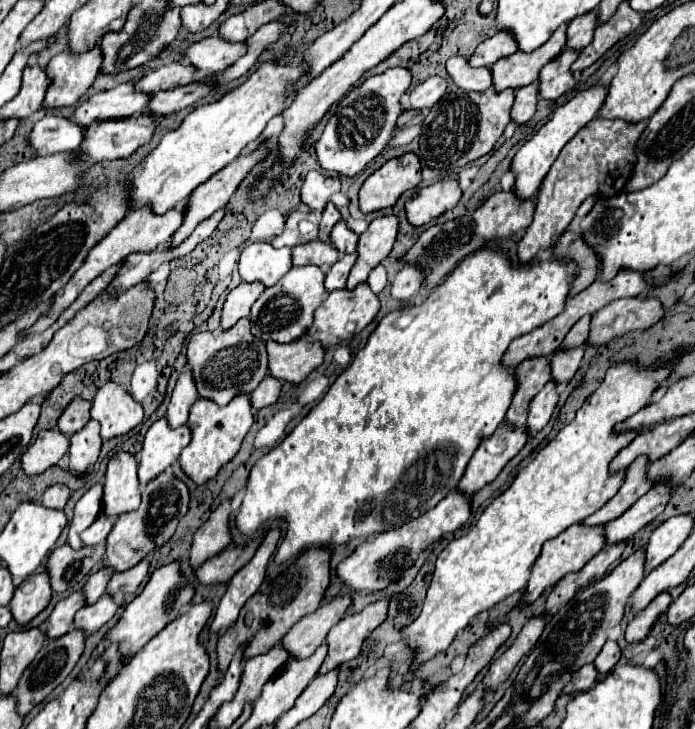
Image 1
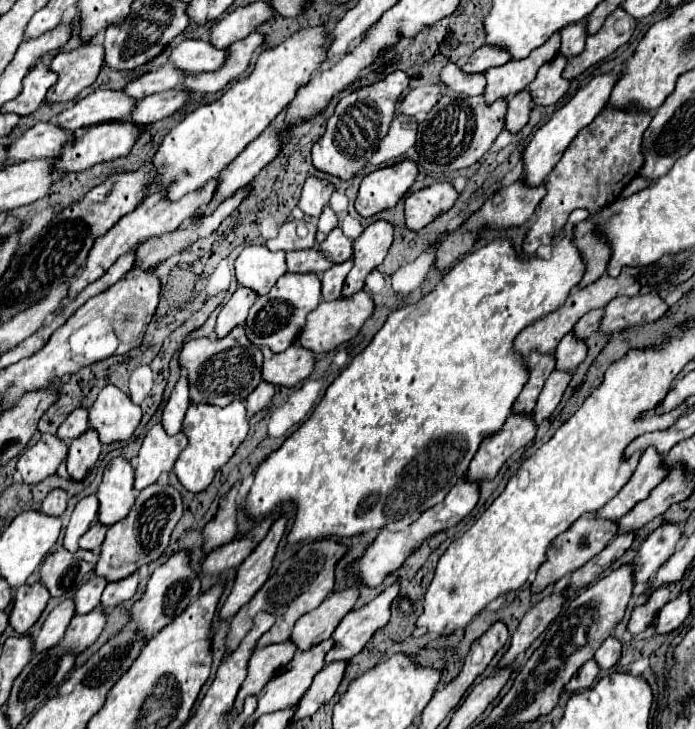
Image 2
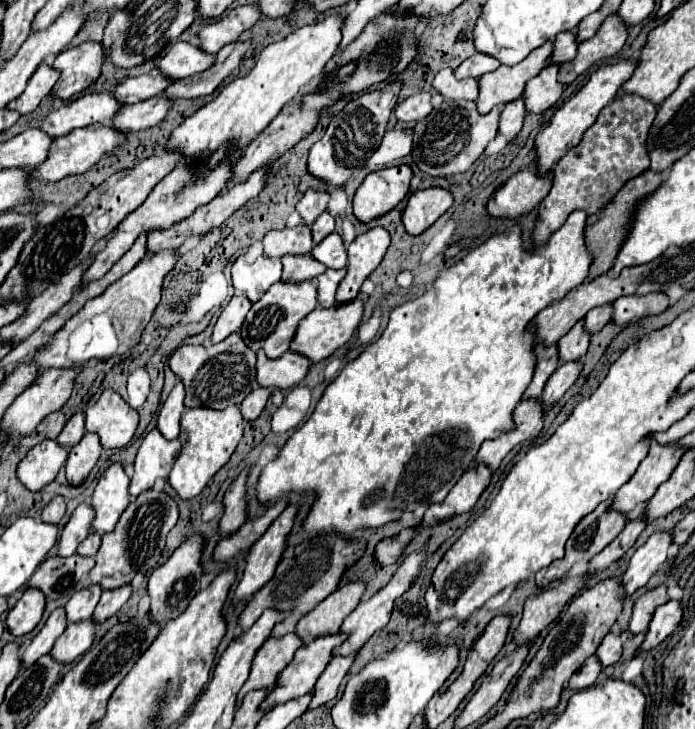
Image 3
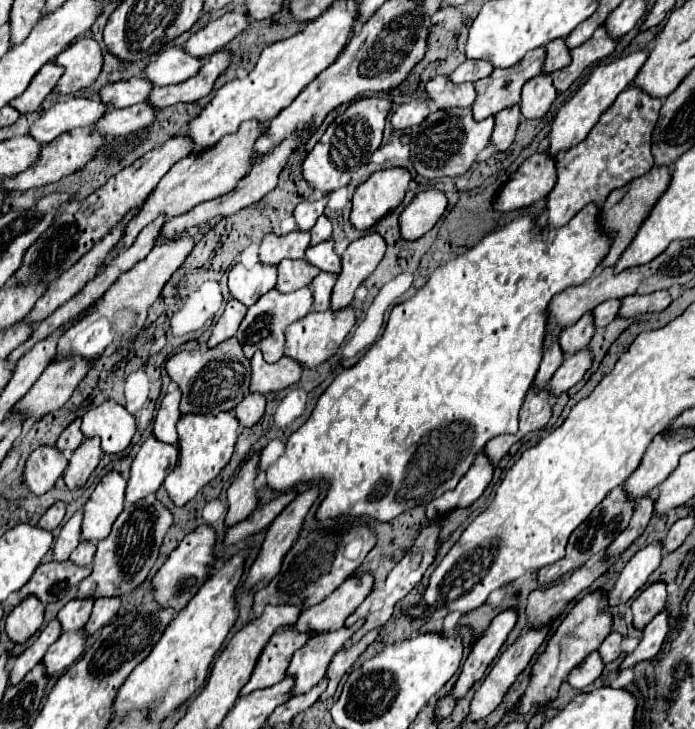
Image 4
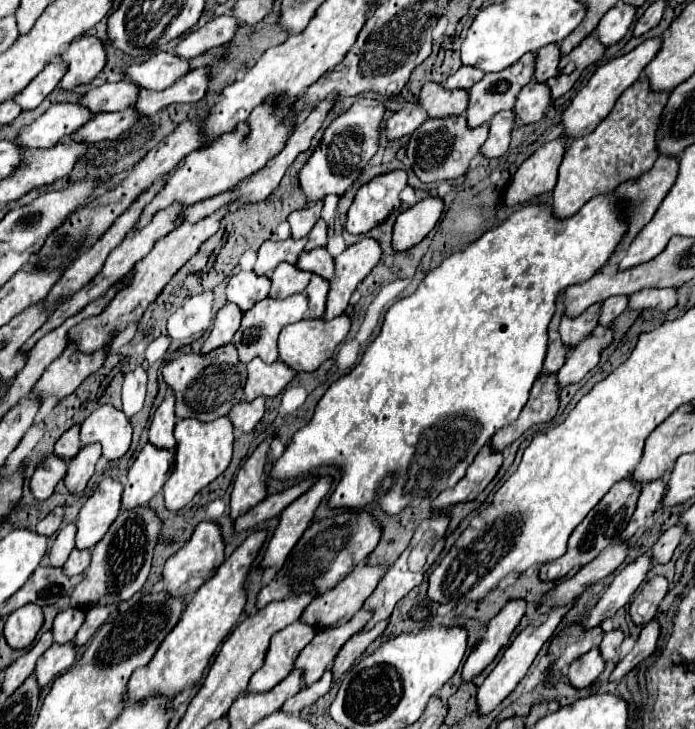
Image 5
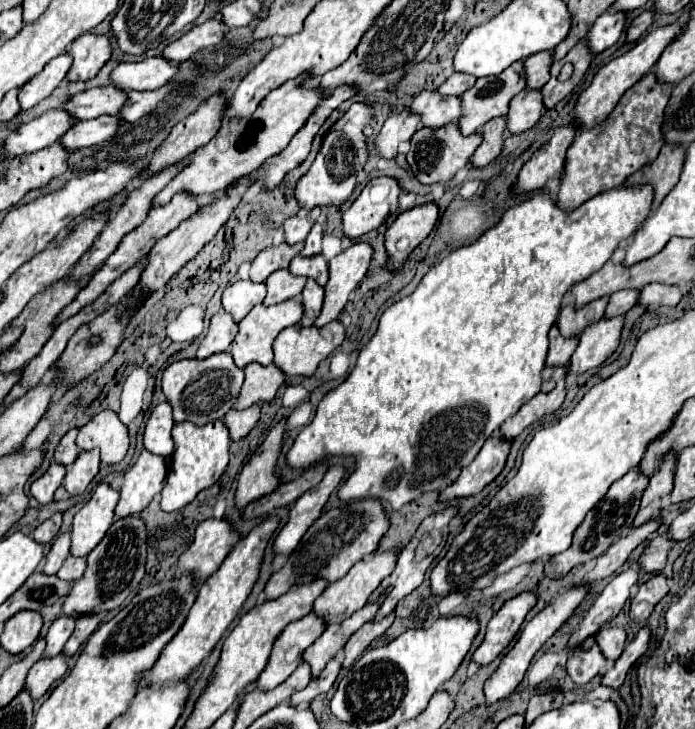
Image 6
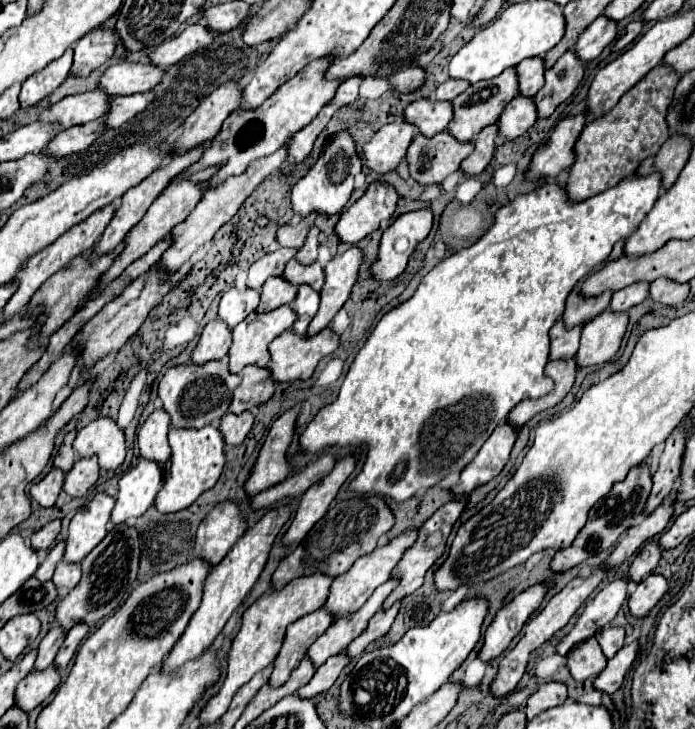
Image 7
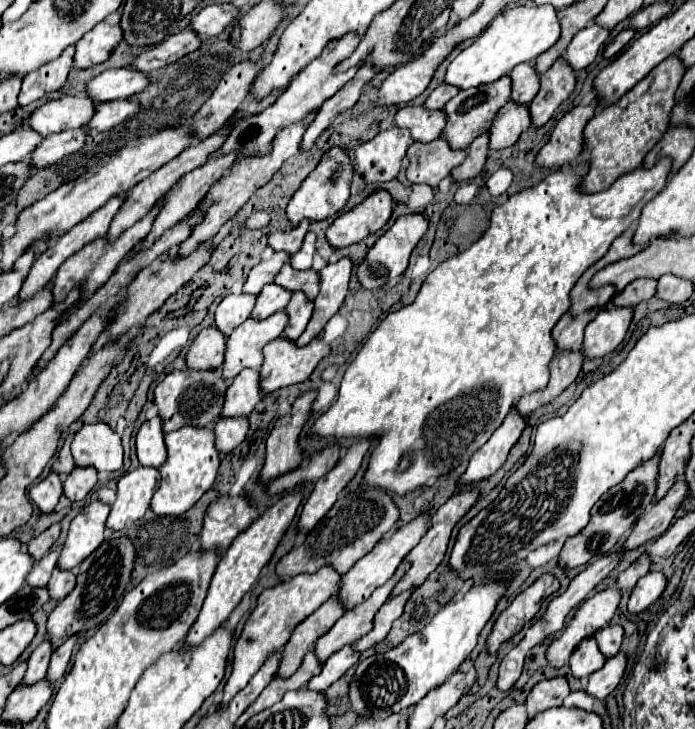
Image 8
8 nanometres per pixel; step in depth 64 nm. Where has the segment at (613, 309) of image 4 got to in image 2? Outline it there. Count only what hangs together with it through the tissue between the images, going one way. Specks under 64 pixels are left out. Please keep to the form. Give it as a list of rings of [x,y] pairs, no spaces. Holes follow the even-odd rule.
[[[592,310],[592,312],[584,314],[584,316],[576,322],[576,326],[574,326],[574,330],[572,330],[574,338],[576,338],[576,340],[586,340],[592,332],[596,332],[596,330],[598,330],[598,320],[600,320],[600,316],[602,316],[602,310]]]

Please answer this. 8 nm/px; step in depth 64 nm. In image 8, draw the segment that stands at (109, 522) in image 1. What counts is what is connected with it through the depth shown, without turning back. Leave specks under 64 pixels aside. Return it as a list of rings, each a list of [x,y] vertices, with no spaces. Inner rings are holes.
[[[56,568],[52,572],[52,578],[48,582],[48,590],[52,594],[54,600],[62,600],[64,596],[68,596],[76,586],[76,574],[74,570],[60,570]]]

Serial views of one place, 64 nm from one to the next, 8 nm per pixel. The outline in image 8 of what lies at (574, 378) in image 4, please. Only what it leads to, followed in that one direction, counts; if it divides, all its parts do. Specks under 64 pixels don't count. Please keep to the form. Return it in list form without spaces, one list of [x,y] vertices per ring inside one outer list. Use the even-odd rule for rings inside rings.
[[[604,308],[586,326],[582,354],[584,358],[604,358],[612,354],[628,332],[632,308]]]

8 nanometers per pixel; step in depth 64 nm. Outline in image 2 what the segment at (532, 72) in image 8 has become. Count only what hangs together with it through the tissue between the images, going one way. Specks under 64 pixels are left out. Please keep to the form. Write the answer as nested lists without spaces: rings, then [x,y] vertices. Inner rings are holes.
[[[576,22],[576,26],[566,26],[562,30],[560,54],[568,58],[578,56],[586,46],[586,38],[588,38],[588,32],[584,32],[584,22]]]

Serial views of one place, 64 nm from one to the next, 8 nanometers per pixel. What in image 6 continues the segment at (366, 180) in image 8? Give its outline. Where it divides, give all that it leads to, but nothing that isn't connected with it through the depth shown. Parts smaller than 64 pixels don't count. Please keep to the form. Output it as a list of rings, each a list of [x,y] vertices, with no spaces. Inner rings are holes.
[[[408,108],[396,116],[390,116],[374,140],[380,156],[396,158],[400,144],[408,142],[416,130],[420,130],[420,118],[416,118],[416,114],[412,114]]]

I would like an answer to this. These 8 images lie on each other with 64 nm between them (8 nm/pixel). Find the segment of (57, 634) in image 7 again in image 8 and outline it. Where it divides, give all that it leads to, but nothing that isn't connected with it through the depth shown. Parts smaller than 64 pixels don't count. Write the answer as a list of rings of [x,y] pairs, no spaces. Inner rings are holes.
[[[48,638],[30,654],[28,658],[28,670],[26,670],[26,676],[24,676],[24,684],[34,684],[38,680],[42,680],[48,672],[48,662],[50,662],[50,656],[52,656],[52,644],[48,642]]]

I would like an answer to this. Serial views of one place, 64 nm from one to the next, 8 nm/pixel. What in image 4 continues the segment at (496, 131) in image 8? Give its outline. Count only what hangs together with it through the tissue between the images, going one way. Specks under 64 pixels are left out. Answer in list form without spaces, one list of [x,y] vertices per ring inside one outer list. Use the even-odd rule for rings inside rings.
[[[538,74],[536,78],[528,80],[524,84],[522,90],[522,100],[520,100],[520,108],[522,108],[522,116],[524,118],[542,118],[548,108],[552,106],[552,102],[556,100],[558,92],[552,84],[552,74]]]

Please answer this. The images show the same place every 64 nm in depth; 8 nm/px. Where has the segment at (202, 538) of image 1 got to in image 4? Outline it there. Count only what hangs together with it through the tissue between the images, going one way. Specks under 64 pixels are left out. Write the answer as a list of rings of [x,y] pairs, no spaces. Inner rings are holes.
[[[254,454],[238,472],[236,480],[228,488],[228,514],[226,514],[226,528],[232,528],[234,524],[248,518],[256,508],[256,466],[258,466],[258,454]]]

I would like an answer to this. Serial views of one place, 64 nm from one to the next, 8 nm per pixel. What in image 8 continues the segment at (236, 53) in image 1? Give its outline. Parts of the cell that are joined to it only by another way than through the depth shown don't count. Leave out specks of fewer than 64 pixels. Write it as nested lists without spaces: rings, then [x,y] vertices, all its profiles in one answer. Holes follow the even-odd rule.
[[[112,68],[104,70],[96,78],[88,82],[86,96],[90,96],[94,102],[108,102],[108,100],[120,100],[130,98],[150,86],[150,74],[140,74],[140,70],[132,68]]]

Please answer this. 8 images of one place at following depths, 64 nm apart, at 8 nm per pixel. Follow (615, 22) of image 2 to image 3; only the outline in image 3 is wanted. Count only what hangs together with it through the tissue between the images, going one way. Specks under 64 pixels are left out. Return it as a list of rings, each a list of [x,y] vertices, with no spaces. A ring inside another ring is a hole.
[[[618,14],[608,16],[602,22],[596,36],[592,36],[592,40],[584,40],[580,44],[578,56],[572,62],[564,62],[564,66],[560,66],[558,80],[562,84],[570,84],[596,62],[614,56],[624,46],[626,38],[628,38],[628,30],[630,30],[628,24],[622,24],[622,18]]]

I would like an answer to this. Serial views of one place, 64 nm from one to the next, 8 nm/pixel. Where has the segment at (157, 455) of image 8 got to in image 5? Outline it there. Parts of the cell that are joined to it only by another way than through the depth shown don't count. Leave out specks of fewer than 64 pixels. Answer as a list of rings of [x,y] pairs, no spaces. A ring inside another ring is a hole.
[[[172,392],[166,394],[164,402],[158,406],[158,410],[154,412],[152,420],[150,420],[150,432],[148,432],[148,440],[158,446],[158,448],[176,448],[176,438],[172,434],[174,424],[176,424],[176,414],[174,414],[174,404],[176,404],[176,396]]]

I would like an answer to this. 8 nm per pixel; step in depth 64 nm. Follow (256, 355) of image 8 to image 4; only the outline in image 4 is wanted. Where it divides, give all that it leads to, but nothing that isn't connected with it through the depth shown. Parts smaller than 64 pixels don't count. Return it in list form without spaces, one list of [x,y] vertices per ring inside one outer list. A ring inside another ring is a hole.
[[[310,286],[288,292],[288,294],[272,288],[254,306],[248,308],[248,314],[246,314],[246,318],[242,320],[242,324],[240,324],[238,332],[236,332],[236,338],[240,340],[240,344],[244,348],[244,354],[248,358],[252,358],[252,354],[258,348],[258,350],[262,350],[266,362],[280,360],[284,356],[284,330],[292,322],[304,318],[310,310],[312,310],[312,290],[310,290]]]

